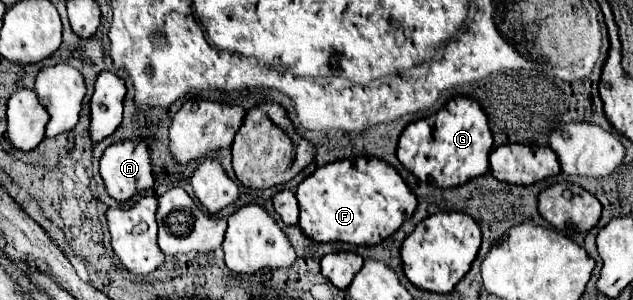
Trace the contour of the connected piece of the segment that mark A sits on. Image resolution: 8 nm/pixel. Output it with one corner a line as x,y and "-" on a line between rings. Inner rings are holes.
123,140
109,146
99,160
99,174
109,196
117,202
153,188
151,156
143,140

